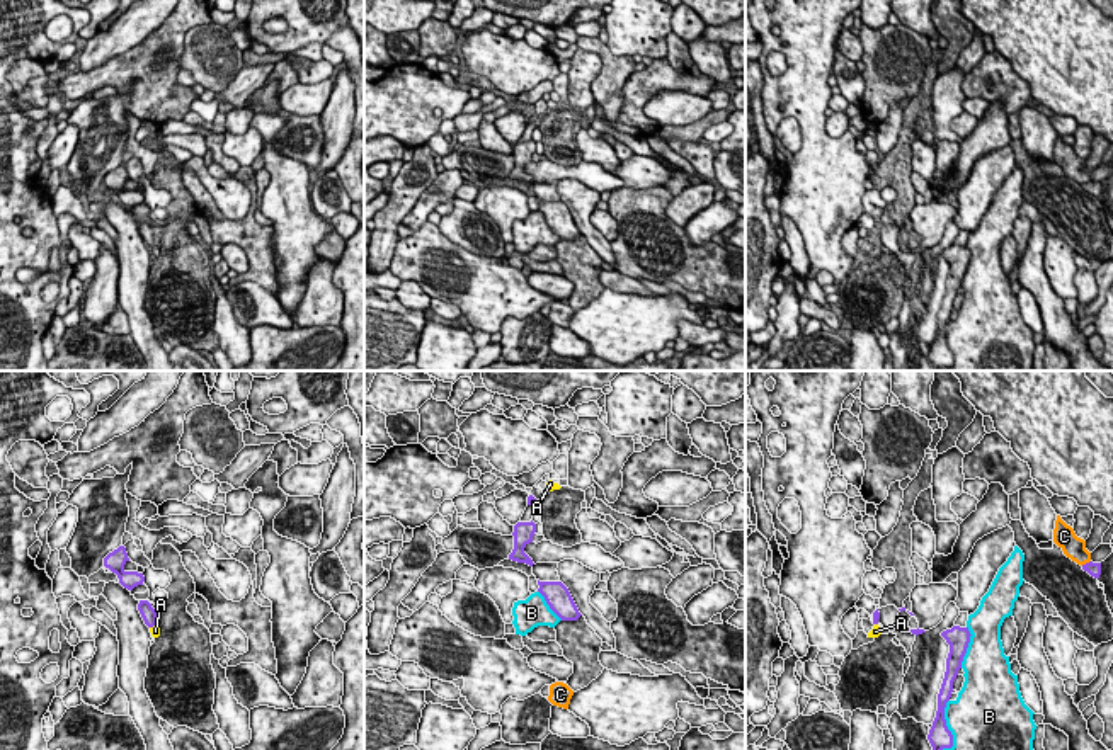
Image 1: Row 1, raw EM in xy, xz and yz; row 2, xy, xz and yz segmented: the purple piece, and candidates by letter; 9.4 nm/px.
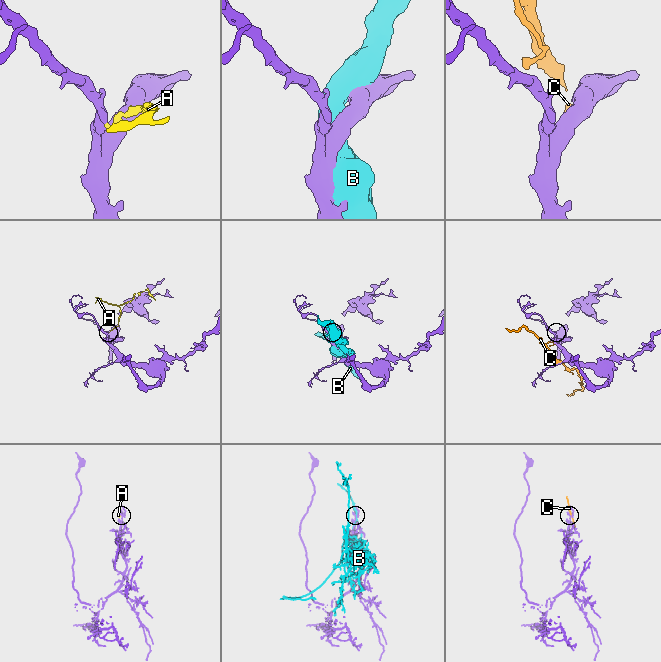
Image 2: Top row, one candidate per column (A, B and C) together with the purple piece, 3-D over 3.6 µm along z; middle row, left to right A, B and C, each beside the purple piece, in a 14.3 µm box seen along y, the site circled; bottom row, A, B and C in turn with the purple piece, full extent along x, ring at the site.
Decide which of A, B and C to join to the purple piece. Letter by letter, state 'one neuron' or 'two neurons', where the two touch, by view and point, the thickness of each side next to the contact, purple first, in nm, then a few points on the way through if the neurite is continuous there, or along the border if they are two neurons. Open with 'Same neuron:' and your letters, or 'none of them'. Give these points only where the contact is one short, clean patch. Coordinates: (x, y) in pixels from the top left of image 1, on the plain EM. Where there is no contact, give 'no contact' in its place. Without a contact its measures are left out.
Same neuron: none of them
A: two neurons; contact xy (152, 245); calibres 140 and 100 nm; border xy (155, 242), (150, 247)
B: two neurons; contact yz (967, 266); calibres 220 and 420 nm
C: two neurons; contact yz (1086, 182); calibres 130 and 220 nm

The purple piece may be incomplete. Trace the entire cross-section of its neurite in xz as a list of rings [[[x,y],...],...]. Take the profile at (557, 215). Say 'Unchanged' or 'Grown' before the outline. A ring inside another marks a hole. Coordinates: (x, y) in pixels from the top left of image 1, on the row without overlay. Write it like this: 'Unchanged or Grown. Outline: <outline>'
Unchanged. Outline: [[[539,201],[538,211],[545,216],[550,228],[562,240],[577,240],[582,233],[579,231],[568,207],[562,201]]]

